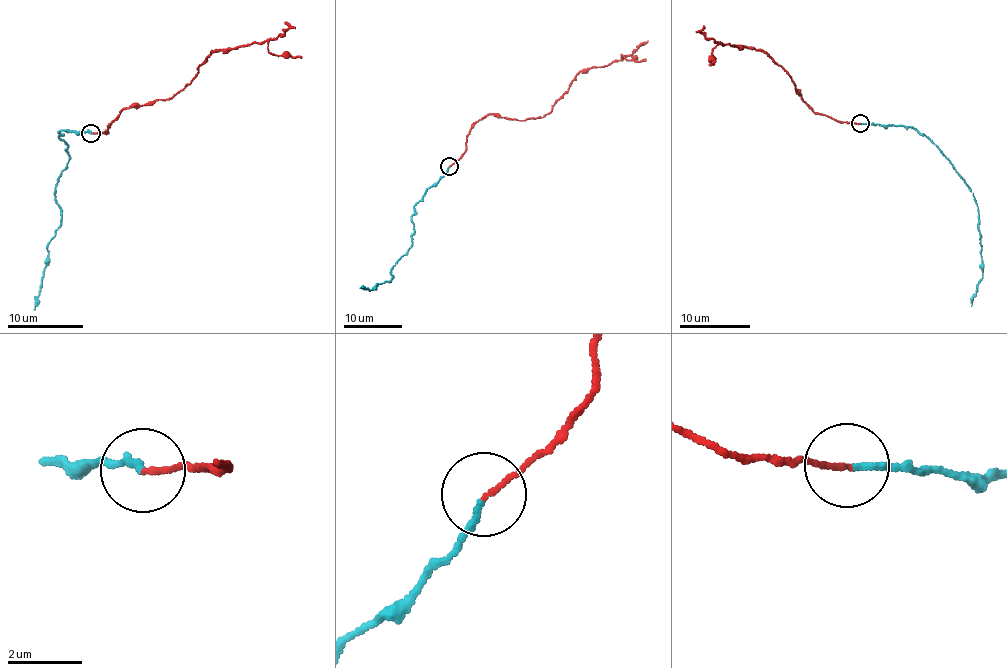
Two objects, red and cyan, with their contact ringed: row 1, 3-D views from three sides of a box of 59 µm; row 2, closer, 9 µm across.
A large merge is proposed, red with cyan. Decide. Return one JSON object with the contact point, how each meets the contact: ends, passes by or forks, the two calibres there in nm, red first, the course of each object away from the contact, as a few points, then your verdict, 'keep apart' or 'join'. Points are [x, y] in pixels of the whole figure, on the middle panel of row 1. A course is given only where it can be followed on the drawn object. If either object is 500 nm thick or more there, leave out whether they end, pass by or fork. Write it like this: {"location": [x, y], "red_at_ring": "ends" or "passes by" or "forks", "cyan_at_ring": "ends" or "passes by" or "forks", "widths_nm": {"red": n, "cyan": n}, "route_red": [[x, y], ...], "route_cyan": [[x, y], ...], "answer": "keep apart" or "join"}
{"location": [449, 166], "red_at_ring": "ends", "cyan_at_ring": "ends", "widths_nm": {"red": 130, "cyan": 150}, "route_red": [[448, 166], [465, 151], [478, 120], [543, 117], [580, 71], [623, 55], [645, 58]], "route_cyan": [[448, 167], [414, 207], [411, 244], [393, 265], [392, 278], [369, 291], [359, 287]], "answer": "join"}

